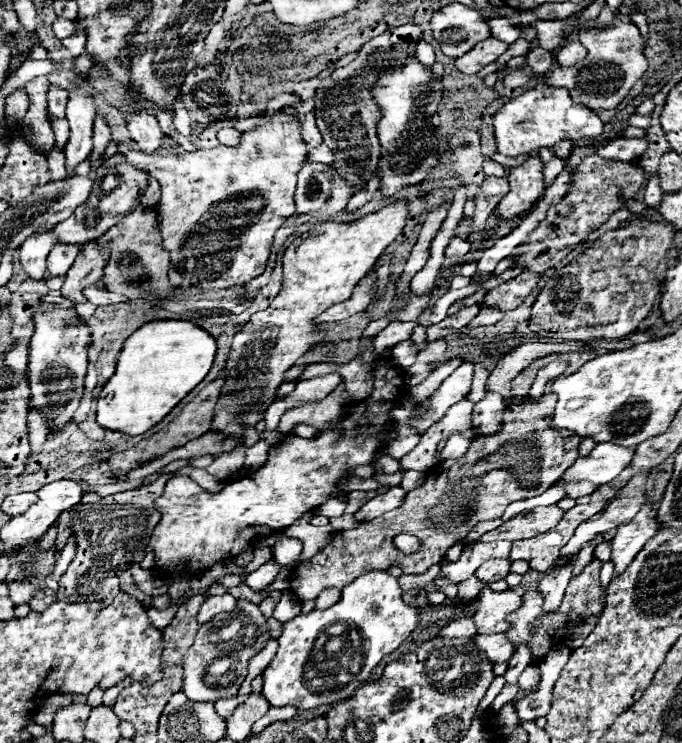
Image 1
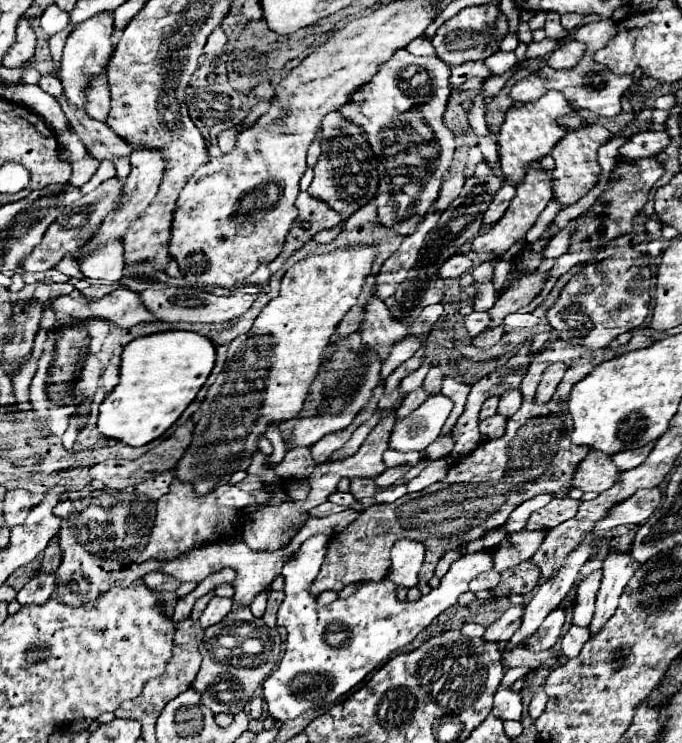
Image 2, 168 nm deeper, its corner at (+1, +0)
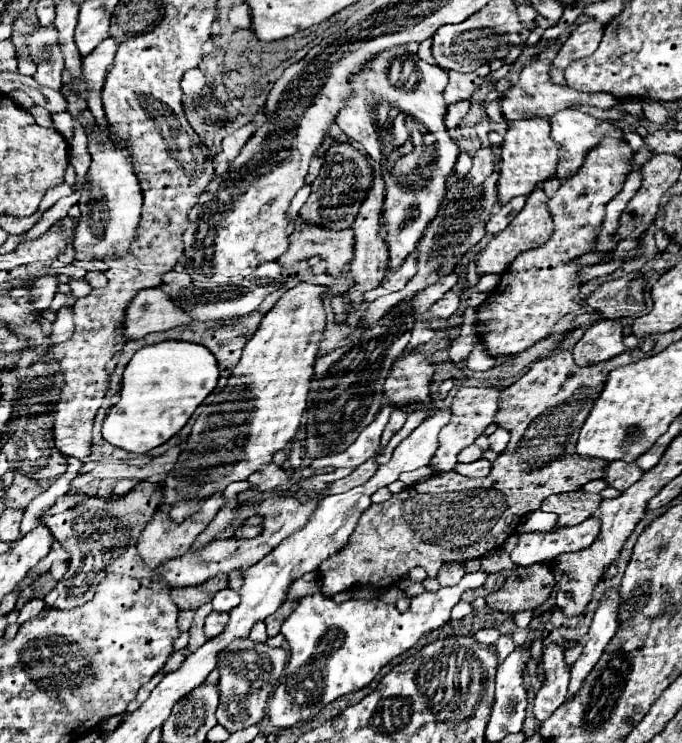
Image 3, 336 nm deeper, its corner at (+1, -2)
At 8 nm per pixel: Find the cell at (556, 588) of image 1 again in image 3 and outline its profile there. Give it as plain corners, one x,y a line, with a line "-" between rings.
549,644
543,650
545,680
533,702
533,714
539,722
545,722
563,702
568,691
569,666
563,656
563,648

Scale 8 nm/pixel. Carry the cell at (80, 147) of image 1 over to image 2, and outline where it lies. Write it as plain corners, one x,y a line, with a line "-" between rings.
99,12
93,18
85,20
83,24
79,24
71,36
65,42
63,48
63,58
61,58
61,70
59,70
59,78
63,82
65,88
65,98
71,106
85,110
87,104
87,88
91,86
91,80
99,74
103,74
103,66
109,62
111,58
111,34
113,34
113,16
107,16
107,12

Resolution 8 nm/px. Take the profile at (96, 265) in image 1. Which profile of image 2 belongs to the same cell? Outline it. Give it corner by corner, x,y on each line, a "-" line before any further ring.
133,148
129,160
131,160
131,174
125,180
125,198
121,200
121,204
113,212
109,212
109,216
105,216
101,228
85,242
85,246
83,246
85,252
93,252
95,248
103,246
109,240
121,240
123,234
127,232
127,228
131,226
131,222
135,222
139,218
139,214
147,208
147,204
153,202
155,192
159,190
159,184
165,174
163,154
157,148

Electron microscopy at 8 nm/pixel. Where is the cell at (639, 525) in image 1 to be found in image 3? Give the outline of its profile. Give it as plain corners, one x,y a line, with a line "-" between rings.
607,590
607,598
599,604
591,630
585,638
585,650
581,658
571,666
571,682
569,682
569,692
567,698
573,698
587,674
593,670
593,666
599,662
605,646
617,632
617,606
619,606
619,594
617,590

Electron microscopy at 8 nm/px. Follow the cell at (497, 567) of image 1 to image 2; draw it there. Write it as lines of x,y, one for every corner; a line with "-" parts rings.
489,570
489,572
483,572
481,576
477,576
475,580
471,580
469,590
471,590
471,592
479,592
479,590
493,590
497,584
499,584
499,572

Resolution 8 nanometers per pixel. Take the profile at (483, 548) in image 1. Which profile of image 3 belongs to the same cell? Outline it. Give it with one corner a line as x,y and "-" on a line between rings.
589,518
579,526
557,528
555,532
547,534
521,534
517,546
511,552
511,560
517,566
531,566
535,562
553,560
559,554
579,552
591,546
601,530
601,520

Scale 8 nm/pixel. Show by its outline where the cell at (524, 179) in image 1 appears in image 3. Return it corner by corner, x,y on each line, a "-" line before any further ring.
537,188
533,194
527,196
527,204
525,208
515,216
515,220
503,230
499,232
489,244
487,248
479,254
479,262
477,262
477,274
479,276
485,276
485,274
497,274
497,272
505,272
511,262
521,254
521,252
527,252
527,250
533,250
533,248
539,248
543,246
551,236
553,236
553,222
551,222
551,214
547,210
547,194

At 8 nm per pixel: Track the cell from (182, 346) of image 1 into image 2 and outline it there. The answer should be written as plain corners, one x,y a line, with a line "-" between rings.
167,330
135,338
123,348
119,384
99,408
97,430
129,446
143,446
159,438
197,396
213,364
215,346
197,332

